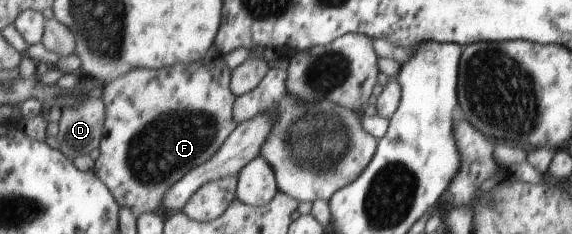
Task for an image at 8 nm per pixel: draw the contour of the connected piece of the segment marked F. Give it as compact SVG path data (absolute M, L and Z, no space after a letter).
M210 49L206 53L205 57L194 61L194 63L178 63L174 67L164 67L162 69L148 69L148 67L140 67L140 69L134 69L130 71L130 74L124 75L124 77L115 79L113 82L109 82L103 89L102 98L104 100L107 109L107 118L104 124L103 136L101 139L100 153L96 160L95 172L98 177L106 183L106 187L110 188L110 191L114 194L114 199L118 200L118 205L128 207L134 211L134 215L138 217L141 213L146 212L161 212L162 205L164 205L164 197L166 193L173 187L178 181L181 181L185 175L188 175L190 171L208 163L214 155L220 151L224 142L233 134L233 131L237 129L239 123L235 120L235 103L237 102L237 96L231 89L231 79L233 78L233 70L226 65L222 54L217 49Z

